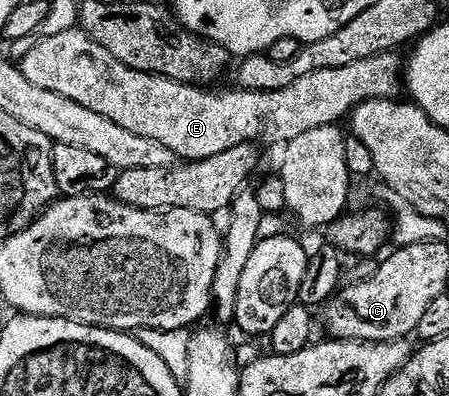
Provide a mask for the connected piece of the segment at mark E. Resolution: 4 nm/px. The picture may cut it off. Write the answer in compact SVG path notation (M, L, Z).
M80 27L71 28L63 31L61 34L51 34L45 35L38 40L37 46L33 48L31 51L27 51L27 55L23 58L20 58L19 64L21 70L23 71L23 75L27 77L27 79L31 79L31 83L35 83L35 87L44 87L46 91L55 91L59 95L63 95L63 99L75 99L75 103L81 104L83 107L87 107L87 111L95 111L98 115L103 115L107 119L111 119L111 123L119 123L119 127L123 127L126 131L131 131L135 135L143 135L143 139L155 139L158 143L163 143L163 147L167 147L167 151L171 151L173 153L174 158L180 159L182 162L186 161L202 161L203 159L211 159L211 155L219 155L223 151L231 151L231 147L239 147L240 145L247 145L250 143L260 142L260 137L262 137L265 141L281 141L281 143L288 143L293 139L297 139L299 135L303 135L304 132L313 131L316 128L323 127L324 125L337 125L341 123L345 117L348 118L352 110L356 109L358 105L362 105L363 103L367 103L368 101L387 101L398 96L397 92L402 92L403 89L403 61L397 58L398 54L396 52L392 53L380 53L379 55L375 55L371 59L359 59L359 63L351 63L347 67L335 67L334 69L328 69L327 71L315 71L315 75L303 75L303 79L299 79L299 83L291 83L291 87L283 87L283 91L279 91L278 93L251 93L248 91L236 91L237 93L213 93L217 91L210 91L205 87L198 87L196 85L184 85L183 83L179 83L178 81L172 81L171 79L167 79L166 77L157 77L154 73L144 73L143 71L135 71L131 67L127 67L123 63L119 63L119 59L115 59L115 55L111 55L111 51L106 51L104 47L99 47L99 43L95 43L91 39L91 35L87 35Z

